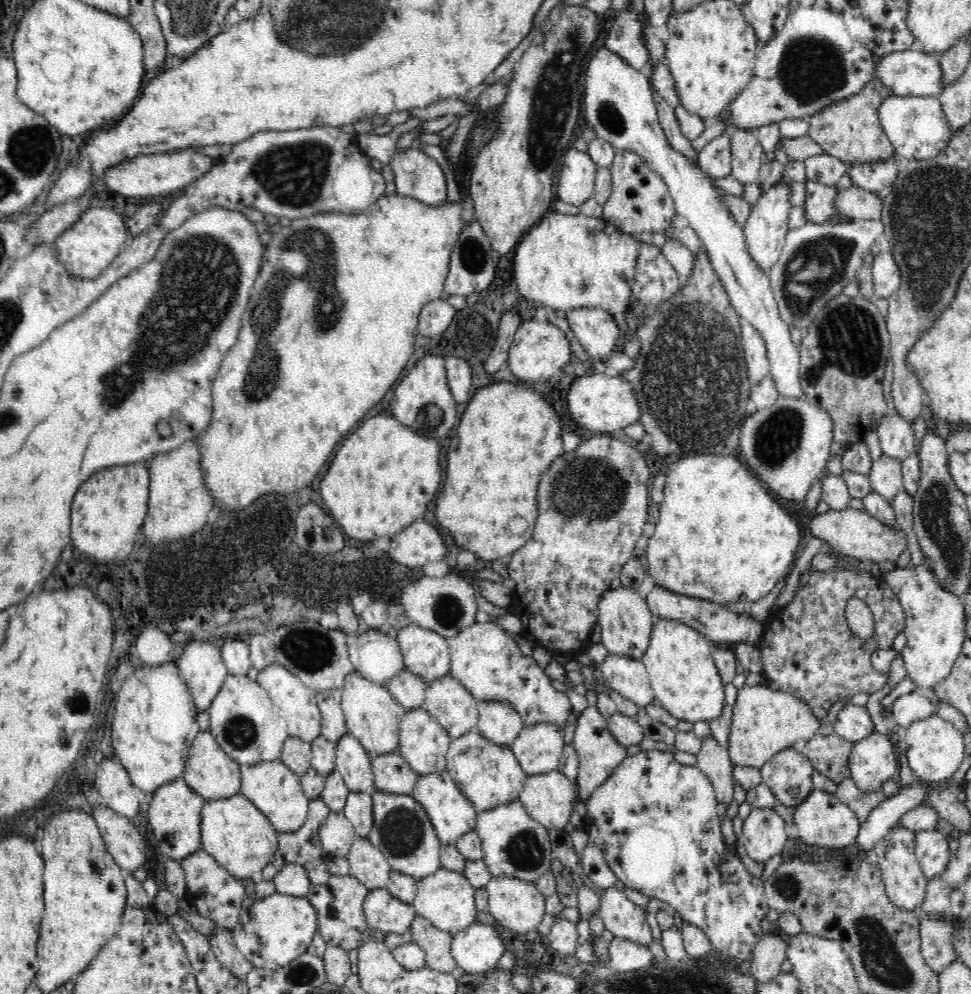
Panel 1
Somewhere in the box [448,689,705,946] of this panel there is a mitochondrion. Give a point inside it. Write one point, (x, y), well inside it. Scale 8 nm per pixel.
(525, 851)

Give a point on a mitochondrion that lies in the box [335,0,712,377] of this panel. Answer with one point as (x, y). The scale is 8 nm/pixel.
(554, 98)

